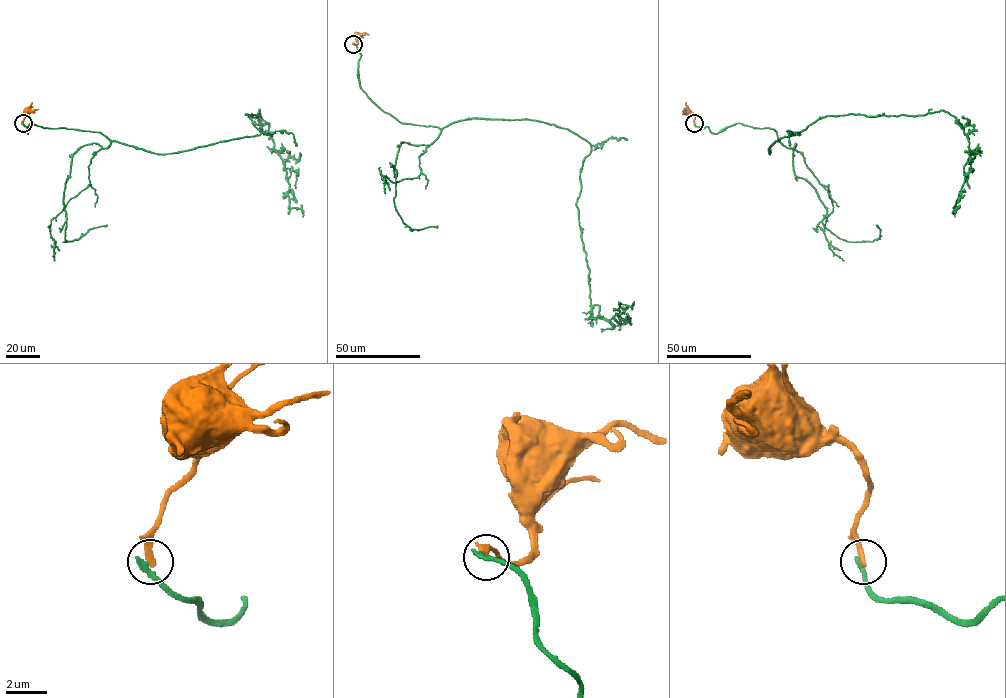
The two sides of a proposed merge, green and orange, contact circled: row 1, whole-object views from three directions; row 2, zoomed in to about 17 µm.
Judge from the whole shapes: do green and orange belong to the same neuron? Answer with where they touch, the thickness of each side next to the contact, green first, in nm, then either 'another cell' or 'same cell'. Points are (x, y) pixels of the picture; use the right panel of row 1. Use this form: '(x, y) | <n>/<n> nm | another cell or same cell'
(694, 123) | 300/300 nm | another cell

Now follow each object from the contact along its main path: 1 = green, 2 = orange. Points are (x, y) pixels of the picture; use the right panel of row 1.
1: (694, 123), (773, 129), (770, 154), (827, 115), (948, 112), (970, 152), (955, 217)
2: (694, 123), (694, 115), (686, 111)

